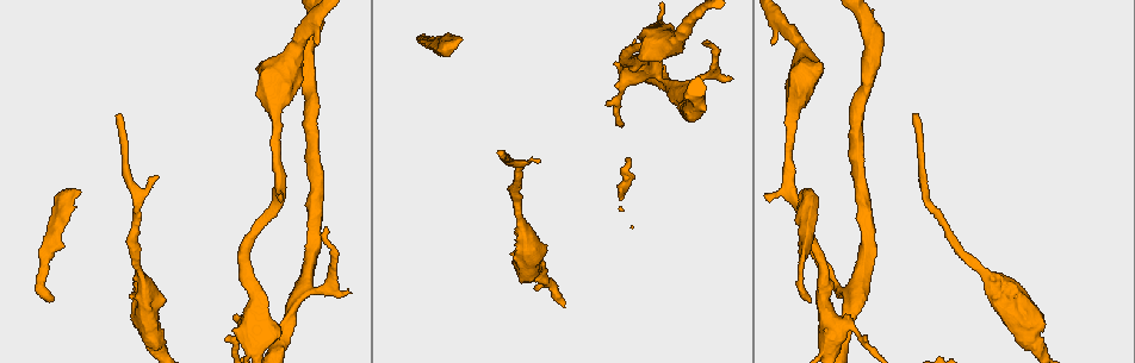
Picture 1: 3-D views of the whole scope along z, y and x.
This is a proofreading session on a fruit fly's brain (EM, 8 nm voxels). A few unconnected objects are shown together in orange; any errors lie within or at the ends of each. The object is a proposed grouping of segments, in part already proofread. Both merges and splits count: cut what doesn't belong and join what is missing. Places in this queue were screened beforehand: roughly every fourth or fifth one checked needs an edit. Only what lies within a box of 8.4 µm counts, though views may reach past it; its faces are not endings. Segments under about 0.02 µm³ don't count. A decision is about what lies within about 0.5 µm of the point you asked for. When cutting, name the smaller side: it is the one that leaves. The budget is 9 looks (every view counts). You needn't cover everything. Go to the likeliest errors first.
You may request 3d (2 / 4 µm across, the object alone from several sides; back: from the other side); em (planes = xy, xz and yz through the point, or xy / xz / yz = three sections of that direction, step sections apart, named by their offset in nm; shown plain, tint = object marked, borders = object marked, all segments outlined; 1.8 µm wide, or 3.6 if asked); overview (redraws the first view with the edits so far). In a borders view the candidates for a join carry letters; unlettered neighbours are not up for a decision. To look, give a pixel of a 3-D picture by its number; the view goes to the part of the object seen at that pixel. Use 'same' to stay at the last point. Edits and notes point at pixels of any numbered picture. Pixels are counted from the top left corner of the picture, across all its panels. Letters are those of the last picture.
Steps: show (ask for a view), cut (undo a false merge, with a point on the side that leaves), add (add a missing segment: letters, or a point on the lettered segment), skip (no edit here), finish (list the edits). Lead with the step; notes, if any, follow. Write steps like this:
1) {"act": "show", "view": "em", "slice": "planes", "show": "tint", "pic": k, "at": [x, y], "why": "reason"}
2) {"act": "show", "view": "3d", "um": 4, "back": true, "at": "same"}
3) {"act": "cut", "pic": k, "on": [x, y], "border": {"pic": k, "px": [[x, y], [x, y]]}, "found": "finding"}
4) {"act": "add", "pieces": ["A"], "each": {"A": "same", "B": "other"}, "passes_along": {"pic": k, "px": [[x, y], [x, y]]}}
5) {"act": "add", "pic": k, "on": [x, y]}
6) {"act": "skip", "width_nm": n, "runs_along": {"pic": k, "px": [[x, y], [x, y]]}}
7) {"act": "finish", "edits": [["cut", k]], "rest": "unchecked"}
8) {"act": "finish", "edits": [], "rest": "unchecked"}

{"act": "show", "view": "em", "slice": "yz", "step": 16, "show": "tint", "pic": 1, "at": [53, 299], "why": "branch stops here"}

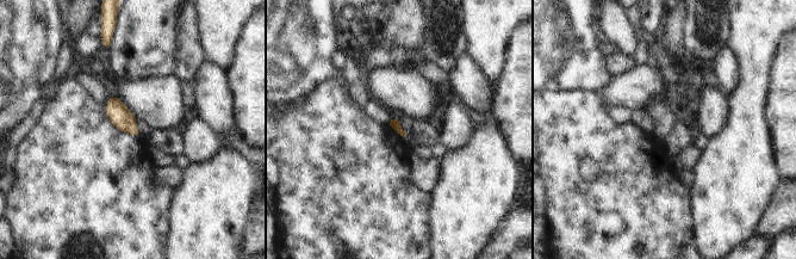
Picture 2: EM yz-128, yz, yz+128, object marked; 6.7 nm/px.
{"act": "show", "view": "em", "slice": "planes", "show": "borders", "at": "same", "why": "another direction"}

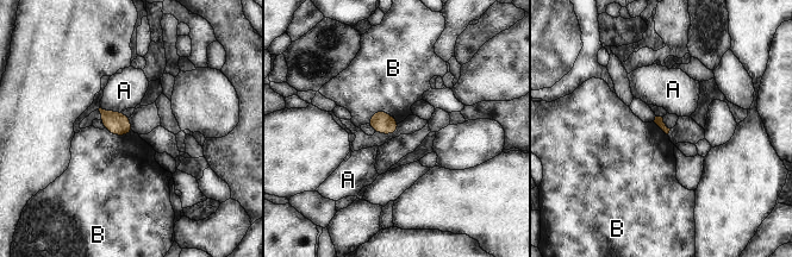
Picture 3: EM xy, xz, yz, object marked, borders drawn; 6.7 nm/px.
{"act": "skip", "each": {"A": "other", "B": "other"}, "border": {"pic": 3, "px": [[367, 123], [380, 111], [398, 123]]}, "found": "no lettered segment goes on from it"}

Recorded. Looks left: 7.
{"act": "show", "view": "em", "slice": "xz", "step": 4, "show": "borders", "pic": 1, "at": [116, 119], "why": "tapers out"}

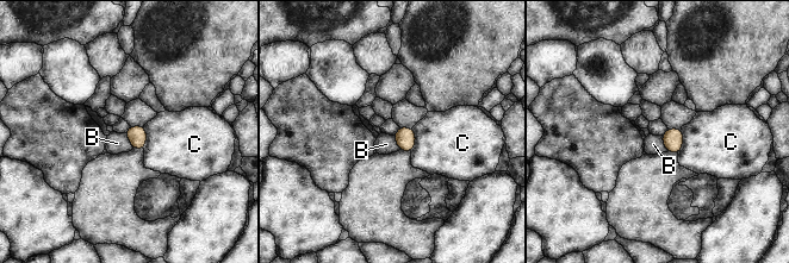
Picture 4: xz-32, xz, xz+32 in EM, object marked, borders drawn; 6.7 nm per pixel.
{"act": "show", "view": "em", "slice": "planes", "show": "borders", "at": "same"}

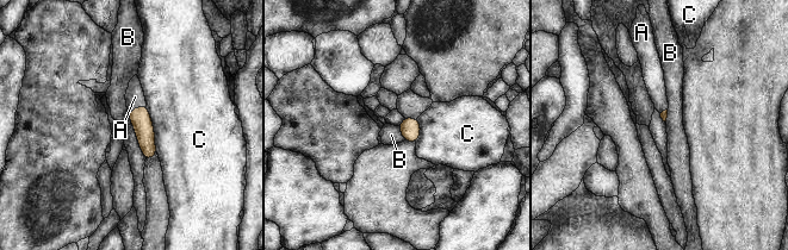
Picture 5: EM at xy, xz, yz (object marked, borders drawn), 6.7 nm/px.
{"act": "add", "pieces": ["A"], "each": {"A": "same", "B": "other", "C": "other"}, "passes_along": {"pic": 5, "px": [[140, 118], [136, 107], [135, 97]]}, "found": "it goes on there"}

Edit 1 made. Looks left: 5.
{"act": "show", "view": "overview"}

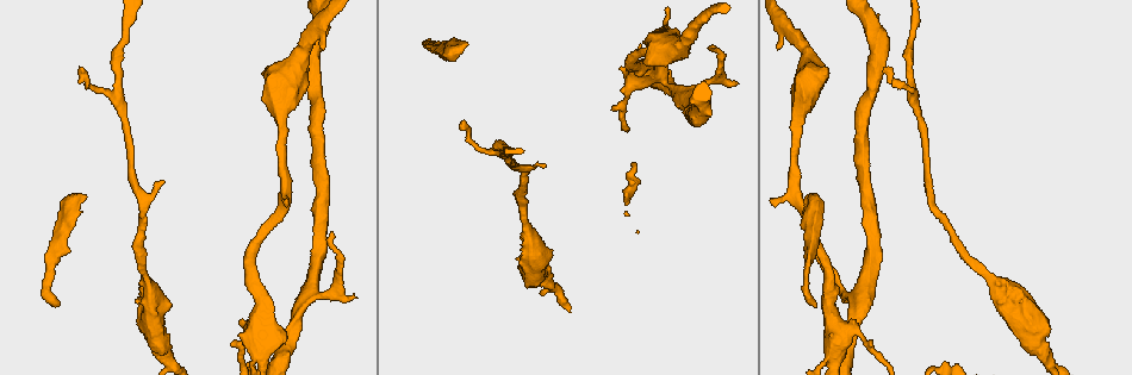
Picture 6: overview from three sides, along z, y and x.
{"act": "show", "view": "em", "um": 3.6, "slice": "xz", "step": 8, "show": "tint", "pic": 6, "at": [680, 99], "why": "side arm on a straight run"}

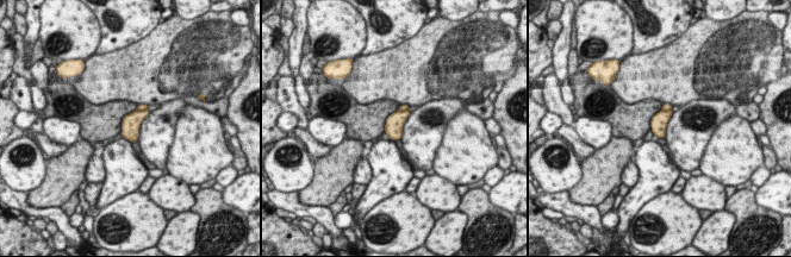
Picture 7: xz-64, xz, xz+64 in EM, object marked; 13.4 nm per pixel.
{"act": "show", "view": "em", "um": 3.6, "slice": "planes", "show": "borders", "at": "same"}

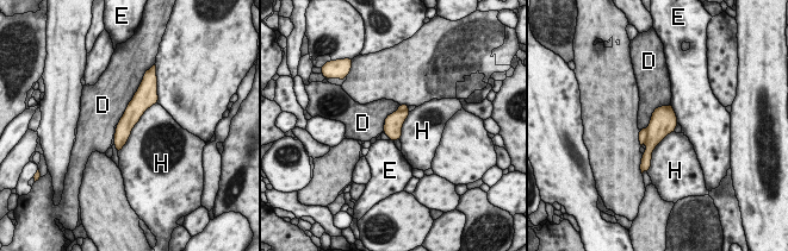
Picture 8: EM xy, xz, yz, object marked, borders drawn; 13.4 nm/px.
{"act": "cut", "pic": 8, "on": [661, 125], "width_nm": 240, "each": {"D": "other", "E": "other", "H": "other"}, "found": "two cells meet here"}

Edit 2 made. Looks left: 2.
{"act": "show", "view": "em", "slice": "xz", "step": 4, "show": "borders", "pic": 6, "at": [534, 244]}

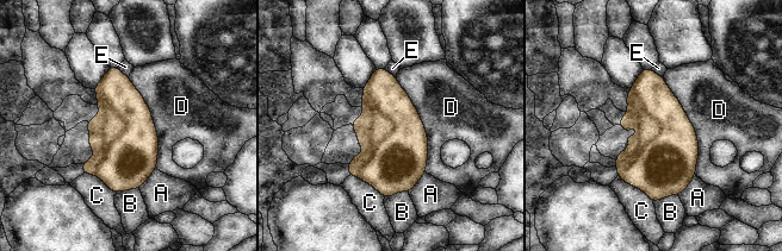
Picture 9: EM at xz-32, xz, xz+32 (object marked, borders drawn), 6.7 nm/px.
{"act": "skip", "each": {"A": "other", "B": "other", "C": "other", "D": "other", "E": "other"}, "found": "all the same cell"}

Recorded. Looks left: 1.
{"act": "finish", "edits": [["add", 5], ["cut", 8]], "rest": "unchecked"}

